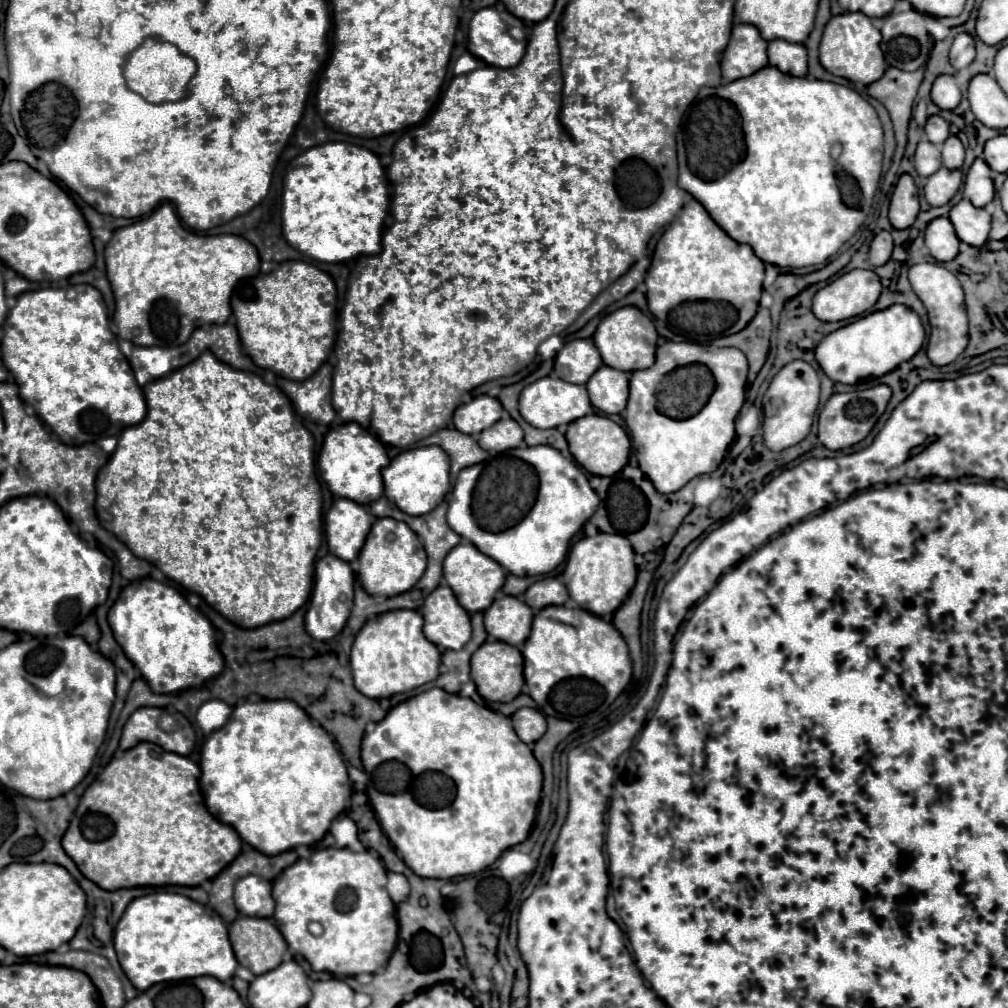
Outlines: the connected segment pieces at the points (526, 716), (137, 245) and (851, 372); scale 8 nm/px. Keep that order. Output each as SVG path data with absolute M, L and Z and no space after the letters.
M527 707L519 709L511 719L513 719L513 727L515 727L519 739L523 739L523 743L535 743L547 731L547 721L537 709L527 709Z
M165 203L149 217L113 231L113 237L105 247L105 263L107 279L115 295L113 323L117 325L117 337L129 339L139 347L177 347L201 325L227 323L232 312L229 299L235 285L243 277L257 275L261 259L257 249L239 235L197 235L183 229L175 207L171 205L169 209L169 203Z
M895 305L859 317L843 329L837 329L823 337L815 349L815 359L831 381L853 385L861 379L883 377L889 371L893 371L899 363L909 361L921 349L923 339L925 331L919 315L913 313L909 307Z

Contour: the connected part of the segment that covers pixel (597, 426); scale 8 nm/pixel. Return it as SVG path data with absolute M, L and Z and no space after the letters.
M593 413L587 415L583 419L577 419L569 425L567 429L567 443L569 443L569 451L575 457L575 461L589 471L591 475L601 475L601 477L613 477L617 475L629 461L629 449L631 449L631 441L627 437L627 433L609 417Z

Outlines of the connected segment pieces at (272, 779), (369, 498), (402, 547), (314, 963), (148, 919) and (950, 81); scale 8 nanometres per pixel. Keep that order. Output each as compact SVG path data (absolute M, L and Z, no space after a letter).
M263 699L263 701L257 701L257 703L243 701L243 703L235 705L229 723L225 727L221 727L219 731L211 733L209 739L205 741L199 765L201 765L201 781L199 781L199 785L201 785L201 791L203 791L205 805L207 805L209 813L215 815L219 821L235 827L235 831L241 835L241 839L245 843L249 843L251 847L255 847L257 851L261 851L265 855L279 855L279 853L295 849L299 845L313 845L313 843L321 841L325 837L325 833L329 831L331 821L345 811L345 803L351 797L347 767L345 767L345 761L343 761L335 741L329 737L329 733L321 725L313 723L313 719L295 701L289 701L289 699L275 699L275 701Z
M341 423L327 433L319 453L317 467L333 495L351 499L359 505L369 505L383 495L381 469L387 463L389 457L385 453L385 445L375 435L371 435L367 429L359 427L357 423Z
M391 517L375 519L367 543L359 555L359 579L369 595L395 597L409 591L425 573L427 555L419 537L403 523Z
M339 847L317 849L307 859L297 859L273 883L275 925L287 939L291 951L303 955L315 971L329 971L333 975L375 973L391 957L397 943L395 903L387 893L387 871L377 855L371 851L349 851Z
M165 891L149 893L129 903L115 927L115 951L137 991L147 991L155 983L201 975L229 981L239 967L223 919L185 895Z
M939 75L931 89L931 99L937 107L953 111L961 101L961 91L953 75Z

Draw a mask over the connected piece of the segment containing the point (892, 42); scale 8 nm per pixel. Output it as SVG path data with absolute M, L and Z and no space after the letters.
M915 9L889 13L881 25L881 49L885 61L901 71L917 71L931 51L931 37L925 29L925 15Z

